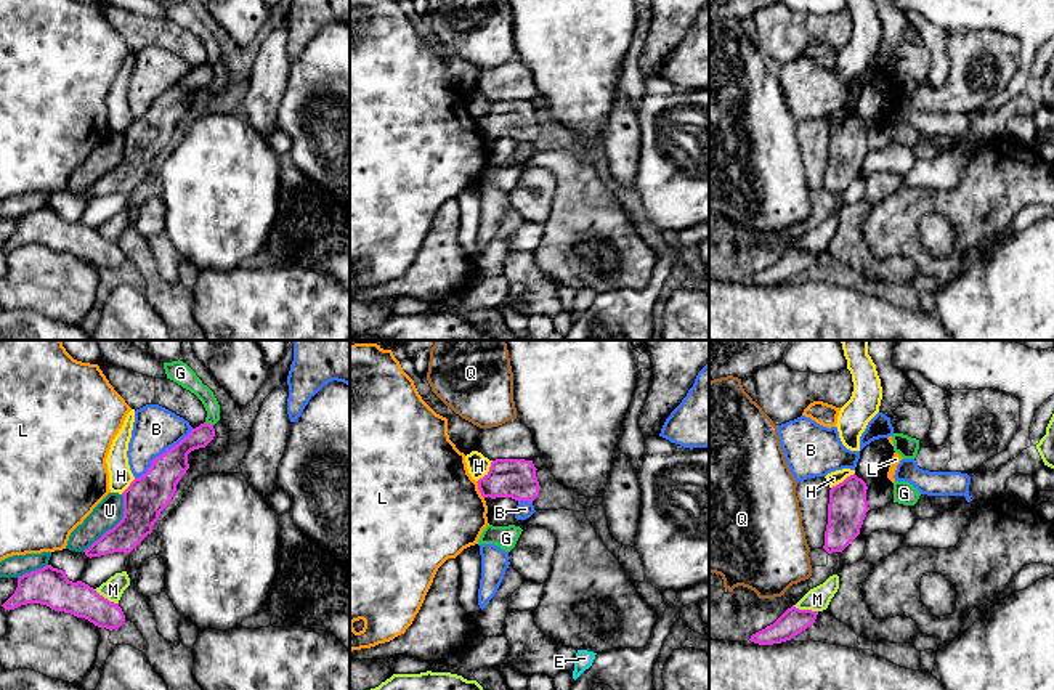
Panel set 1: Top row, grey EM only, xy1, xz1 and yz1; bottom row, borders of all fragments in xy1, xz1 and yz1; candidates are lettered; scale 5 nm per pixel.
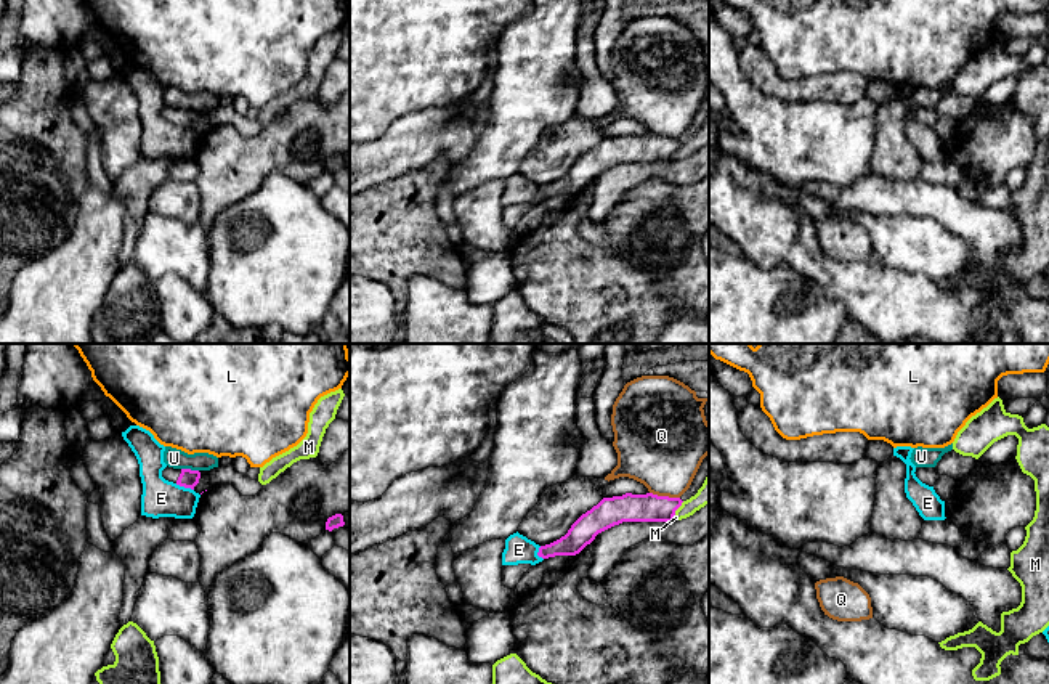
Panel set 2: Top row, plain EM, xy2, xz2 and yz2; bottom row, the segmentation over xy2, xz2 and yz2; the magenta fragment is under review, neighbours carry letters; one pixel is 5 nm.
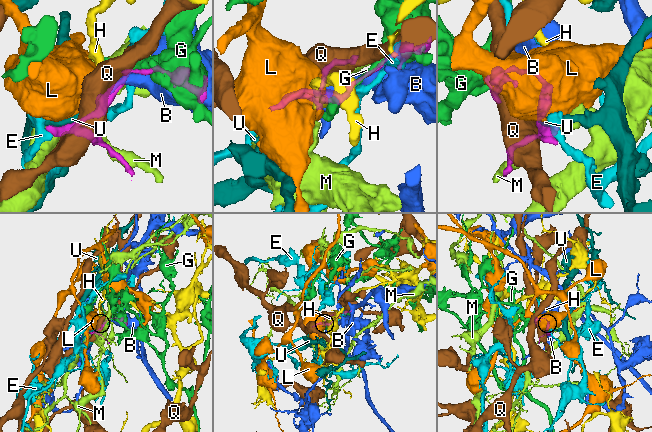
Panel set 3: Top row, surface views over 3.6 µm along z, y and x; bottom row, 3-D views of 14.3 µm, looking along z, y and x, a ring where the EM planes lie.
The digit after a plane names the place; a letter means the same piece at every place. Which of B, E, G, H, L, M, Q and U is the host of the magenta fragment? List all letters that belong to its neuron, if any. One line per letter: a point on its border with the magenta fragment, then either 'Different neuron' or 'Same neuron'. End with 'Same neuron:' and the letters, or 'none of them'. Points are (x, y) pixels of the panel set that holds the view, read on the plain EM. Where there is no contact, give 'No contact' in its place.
B: Touches magenta at xy1 (164, 93). Different neuron
E: Touches magenta at xy2 (185, 127). Different neuron
G: Touches magenta at xy1 (209, 64). Different neuron
H: Touches magenta at xz1 (488, 113). Different neuron
L: Touches magenta at xz1 (478, 129). Different neuron
M: Touches magenta at xy1 (106, 239). Different neuron
Q: Touches magenta at xz2 (664, 137). Different neuron
U: Touches magenta at xy1 (114, 167). Different neuron
Same neuron: none of them

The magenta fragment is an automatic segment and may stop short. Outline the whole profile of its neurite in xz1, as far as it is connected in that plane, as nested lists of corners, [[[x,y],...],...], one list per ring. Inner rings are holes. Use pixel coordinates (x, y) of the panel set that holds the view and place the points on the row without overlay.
[[[496,99],[489,112],[480,119],[478,130],[483,138],[512,138],[518,143],[533,143],[539,136],[539,122],[533,101]]]

